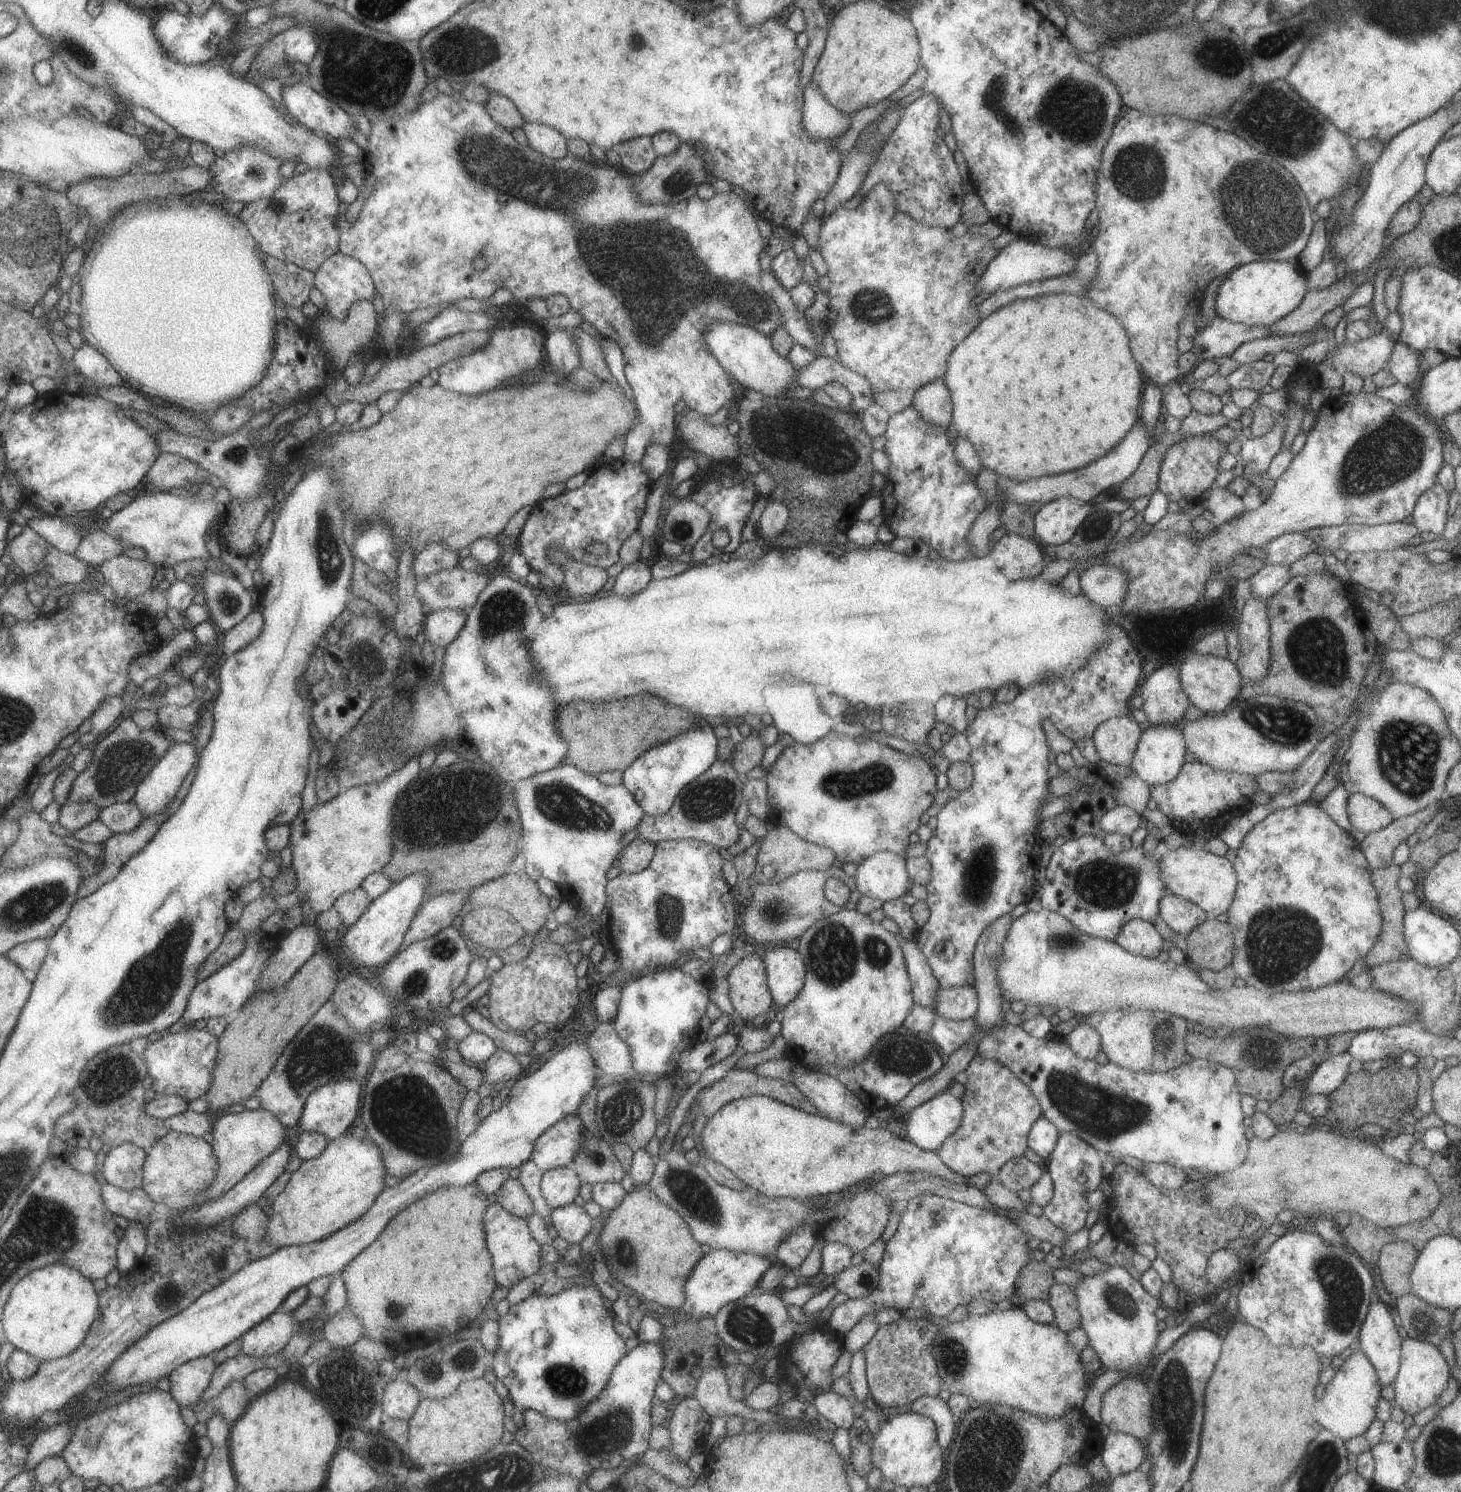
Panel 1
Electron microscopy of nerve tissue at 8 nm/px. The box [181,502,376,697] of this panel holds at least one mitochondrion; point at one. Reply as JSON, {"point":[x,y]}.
{"point":[229,602]}

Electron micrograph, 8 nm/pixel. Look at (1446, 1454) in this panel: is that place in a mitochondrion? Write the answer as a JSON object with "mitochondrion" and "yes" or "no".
{"mitochondrion":"yes"}

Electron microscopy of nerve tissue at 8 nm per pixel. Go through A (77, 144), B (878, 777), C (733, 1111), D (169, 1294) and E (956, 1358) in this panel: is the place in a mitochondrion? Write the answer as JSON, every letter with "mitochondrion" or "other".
{"A":"other","B":"mitochondrion","C":"other","D":"other","E":"mitochondrion"}

